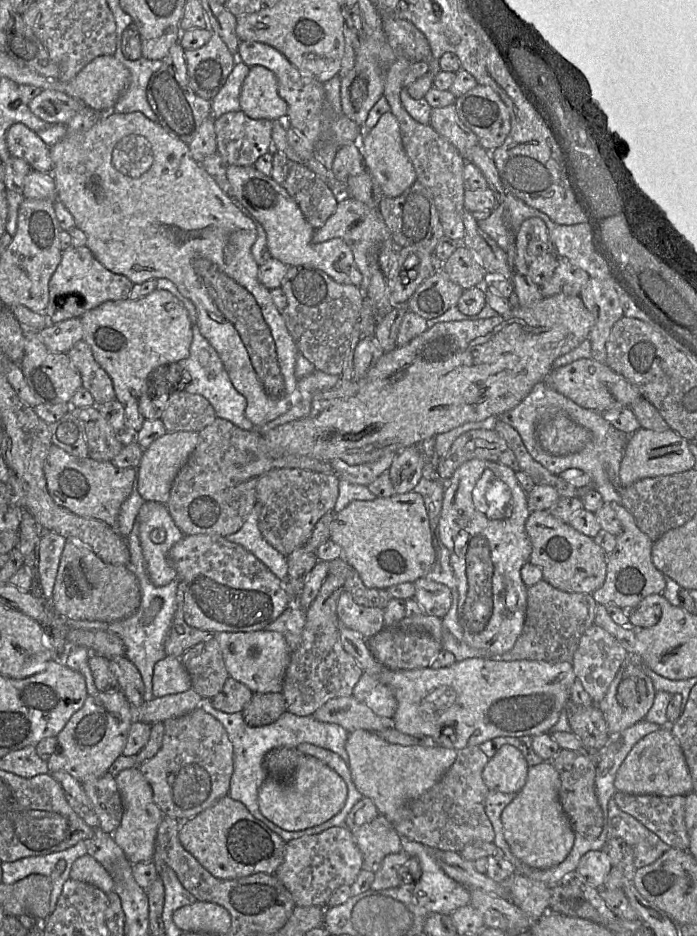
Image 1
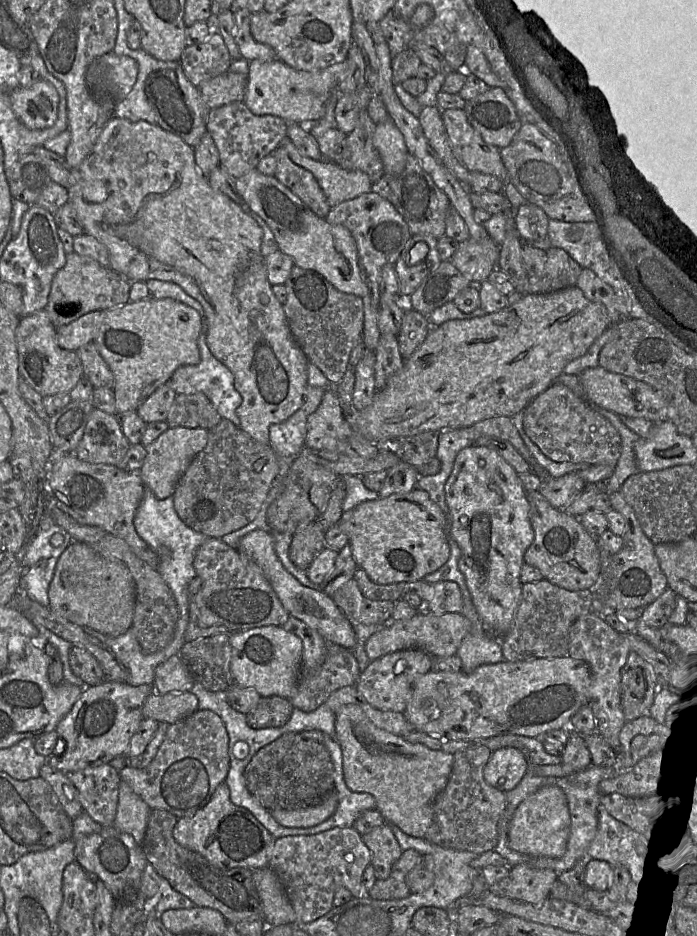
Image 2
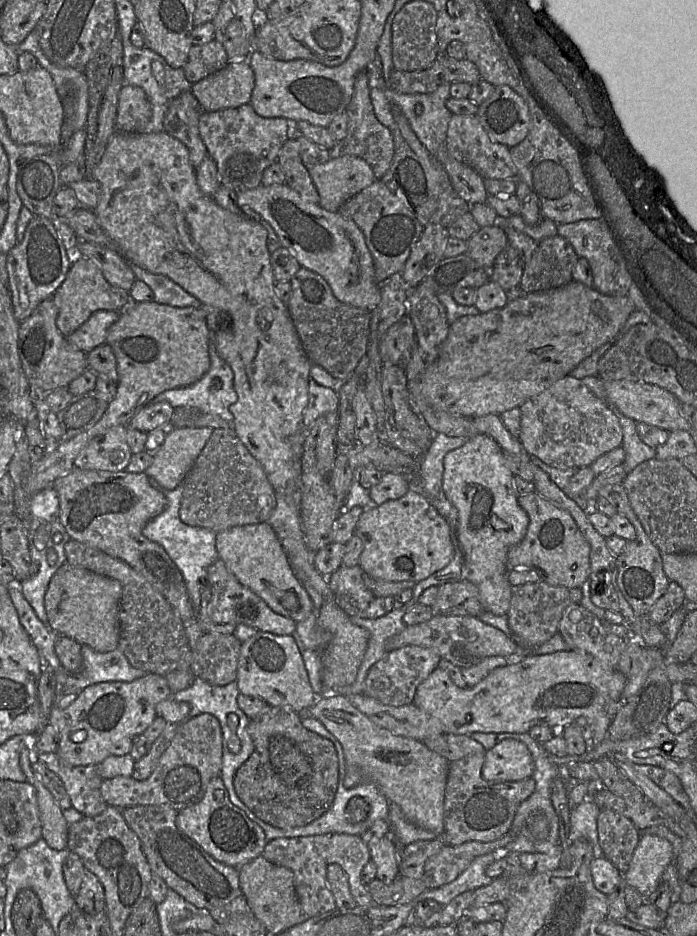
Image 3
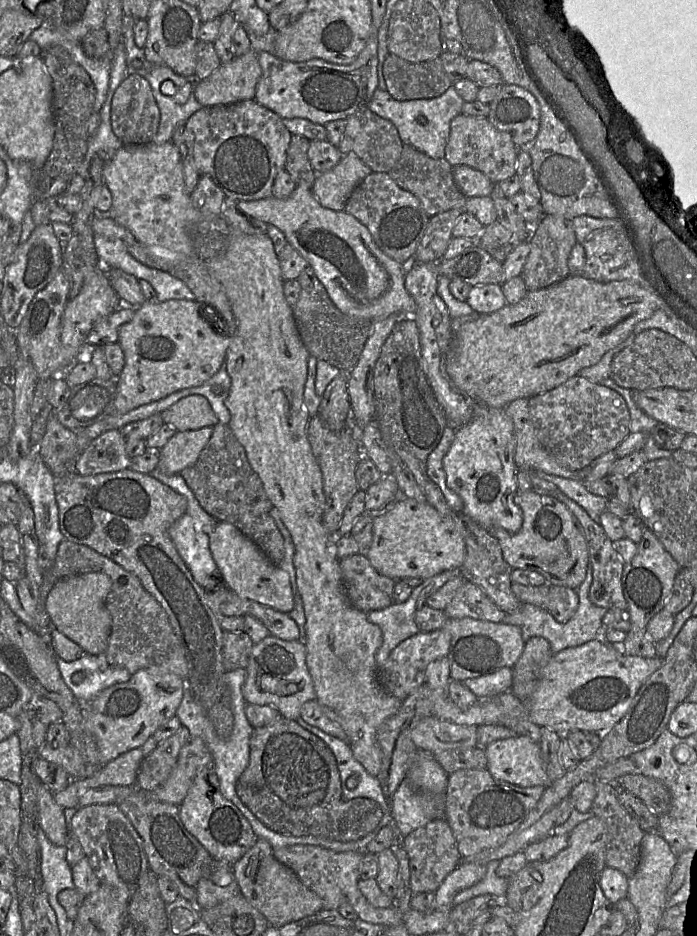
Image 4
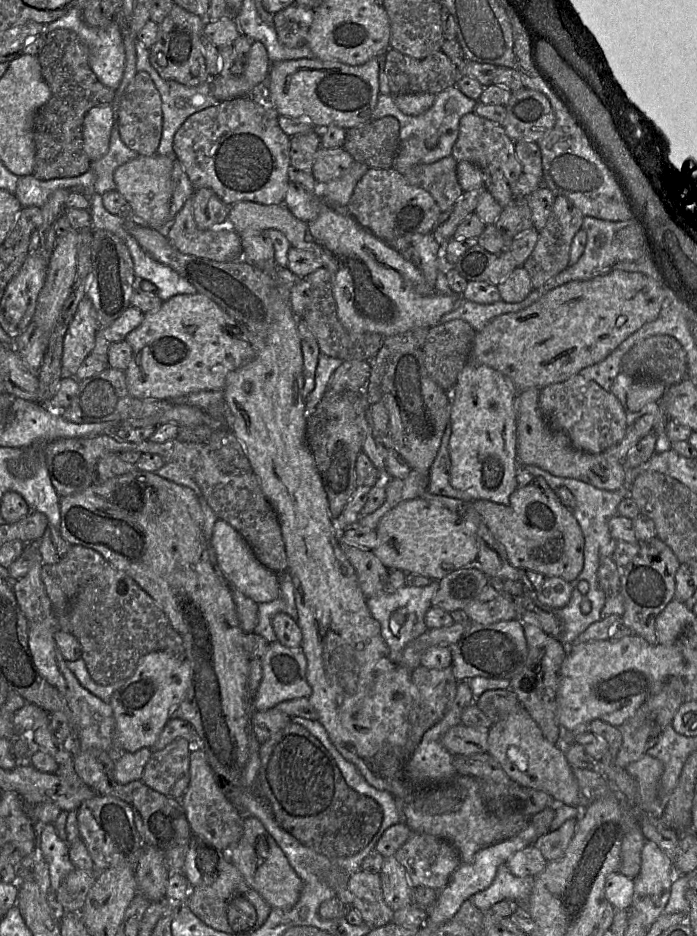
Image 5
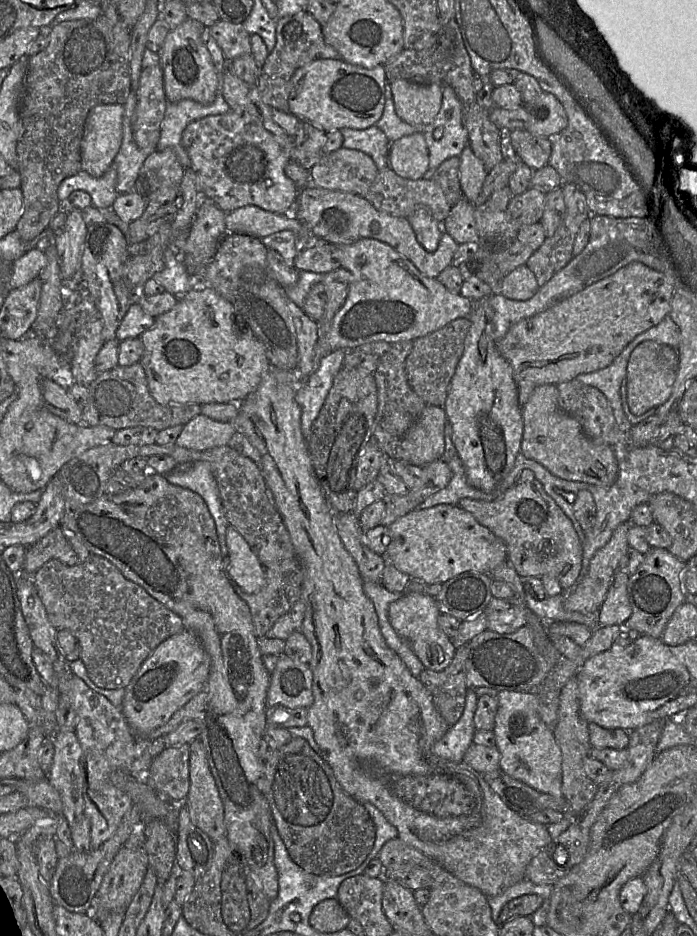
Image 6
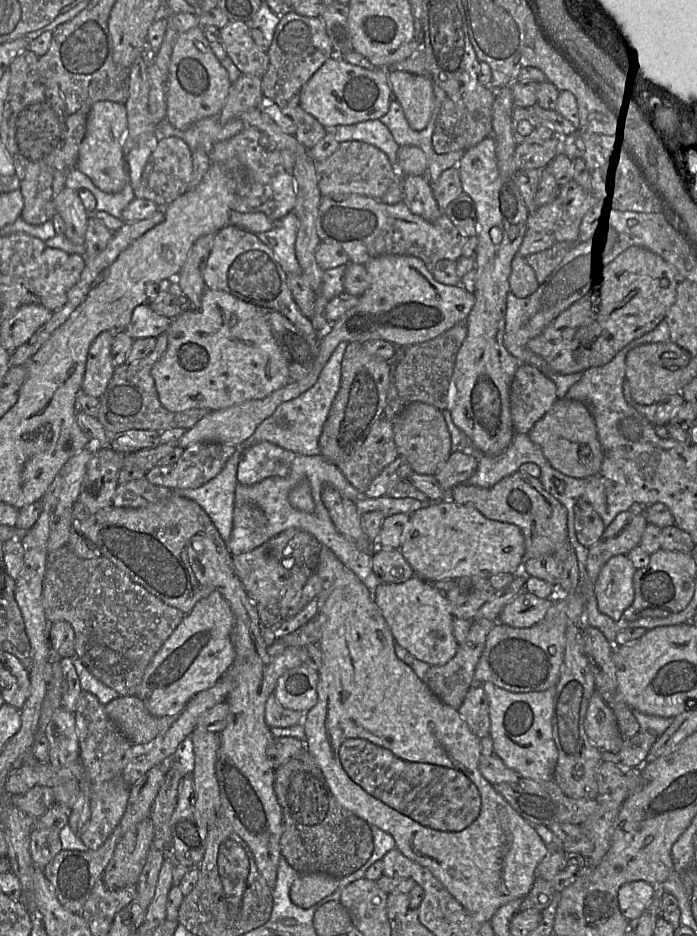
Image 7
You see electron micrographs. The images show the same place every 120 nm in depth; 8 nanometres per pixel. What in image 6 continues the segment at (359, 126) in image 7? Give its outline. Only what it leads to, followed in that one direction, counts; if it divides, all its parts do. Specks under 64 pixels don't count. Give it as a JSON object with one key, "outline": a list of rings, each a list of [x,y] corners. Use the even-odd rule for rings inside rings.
{"outline":[[[376,125],[366,129],[342,128],[343,148],[355,149],[369,155],[377,168],[389,168],[389,150],[391,143],[385,133]]]}

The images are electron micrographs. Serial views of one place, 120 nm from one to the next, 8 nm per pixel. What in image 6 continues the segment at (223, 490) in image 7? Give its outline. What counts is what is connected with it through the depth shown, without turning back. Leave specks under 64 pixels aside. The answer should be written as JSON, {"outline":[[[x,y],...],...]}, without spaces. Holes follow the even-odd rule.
{"outline":[[[198,461],[193,463],[184,472],[170,472],[164,476],[169,483],[187,488],[203,498],[216,525],[223,559],[228,557],[226,532],[229,522],[224,514],[218,484],[213,474],[211,464],[205,461]]]}

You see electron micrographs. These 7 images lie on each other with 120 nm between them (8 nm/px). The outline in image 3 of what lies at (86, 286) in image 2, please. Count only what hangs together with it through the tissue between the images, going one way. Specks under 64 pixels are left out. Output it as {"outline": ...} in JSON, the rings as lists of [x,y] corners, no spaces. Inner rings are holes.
{"outline":[[[81,254],[72,256],[66,278],[52,297],[59,310],[56,325],[65,337],[76,331],[95,311],[122,311],[131,299],[129,291],[110,284],[99,265]]]}

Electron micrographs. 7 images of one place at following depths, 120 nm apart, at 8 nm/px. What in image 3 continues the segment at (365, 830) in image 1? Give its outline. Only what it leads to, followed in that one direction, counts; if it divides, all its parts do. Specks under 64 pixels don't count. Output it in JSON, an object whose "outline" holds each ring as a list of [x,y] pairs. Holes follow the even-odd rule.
{"outline":[[[390,834],[379,839],[372,839],[367,845],[371,860],[377,867],[376,878],[385,884],[391,884],[399,873],[399,845]]]}

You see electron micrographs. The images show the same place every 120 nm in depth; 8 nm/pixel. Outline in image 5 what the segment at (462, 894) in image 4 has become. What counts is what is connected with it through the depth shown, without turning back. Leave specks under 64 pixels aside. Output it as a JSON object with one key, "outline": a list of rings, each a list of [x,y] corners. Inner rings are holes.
{"outline":[[[506,864],[498,867],[492,884],[484,891],[474,894],[469,900],[481,911],[486,912],[493,905],[512,900],[526,905],[534,884],[534,877],[518,877],[512,874]]]}

